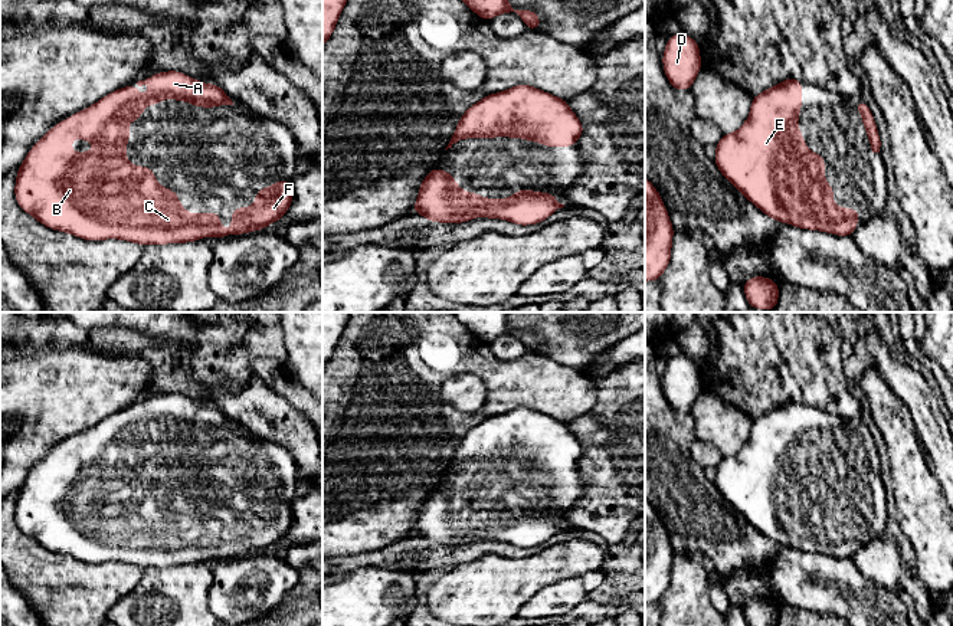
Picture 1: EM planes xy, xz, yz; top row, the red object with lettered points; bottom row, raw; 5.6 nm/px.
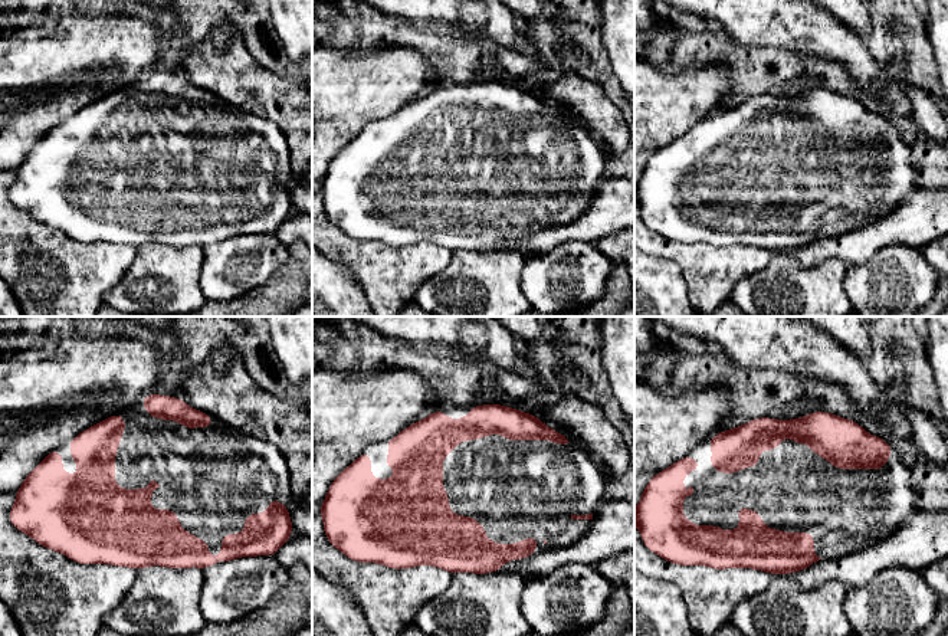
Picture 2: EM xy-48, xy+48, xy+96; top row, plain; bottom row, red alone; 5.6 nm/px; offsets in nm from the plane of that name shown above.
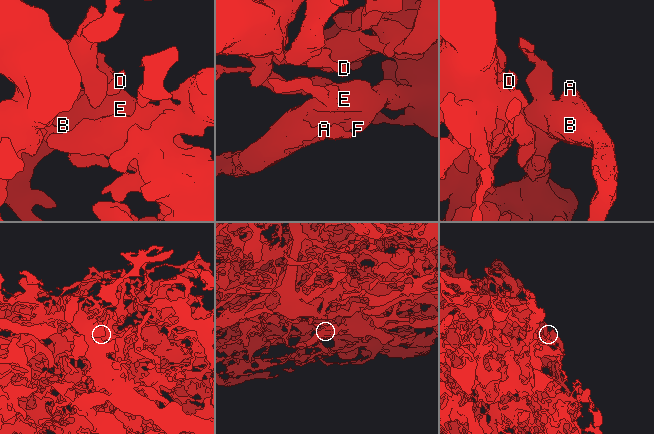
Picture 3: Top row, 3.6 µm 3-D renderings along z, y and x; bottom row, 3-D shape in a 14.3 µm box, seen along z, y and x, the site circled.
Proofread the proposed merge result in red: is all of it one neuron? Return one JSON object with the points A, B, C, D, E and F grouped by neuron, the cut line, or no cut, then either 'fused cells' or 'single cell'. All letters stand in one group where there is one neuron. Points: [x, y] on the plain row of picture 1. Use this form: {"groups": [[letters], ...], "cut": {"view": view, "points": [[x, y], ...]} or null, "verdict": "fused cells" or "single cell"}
{"groups": [["A", "B", "C", "D", "E", "F"]], "cut": null, "verdict": "single cell"}

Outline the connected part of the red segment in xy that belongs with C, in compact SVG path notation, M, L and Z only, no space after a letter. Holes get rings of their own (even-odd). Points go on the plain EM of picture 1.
M157 393L154 399L147 400L145 403L138 403L137 407L148 407L155 413L147 414L145 422L143 423L141 416L134 412L132 406L130 406L105 417L94 427L83 430L69 440L63 440L60 446L52 449L37 465L35 465L17 491L14 507L14 520L23 534L29 535L37 544L52 553L66 554L83 563L98 564L105 561L119 561L134 564L141 568L196 564L203 563L204 557L207 557L212 563L235 557L245 557L248 554L262 553L263 550L284 540L294 521L291 504L285 501L281 501L271 509L261 509L255 518L253 530L235 530L232 532L232 551L223 553L220 550L220 534L212 534L210 537L187 534L184 528L179 525L180 517L177 514L161 509L157 505L154 491L131 486L124 478L127 473L127 465L131 459L127 446L130 443L138 443L143 437L143 432L147 427L157 427L166 420L171 420L174 423L187 423L190 427L202 430L233 427L232 422L217 406L203 406L194 400L186 399L180 393ZM72 461L92 463L95 466L95 472L91 475L72 475Z

